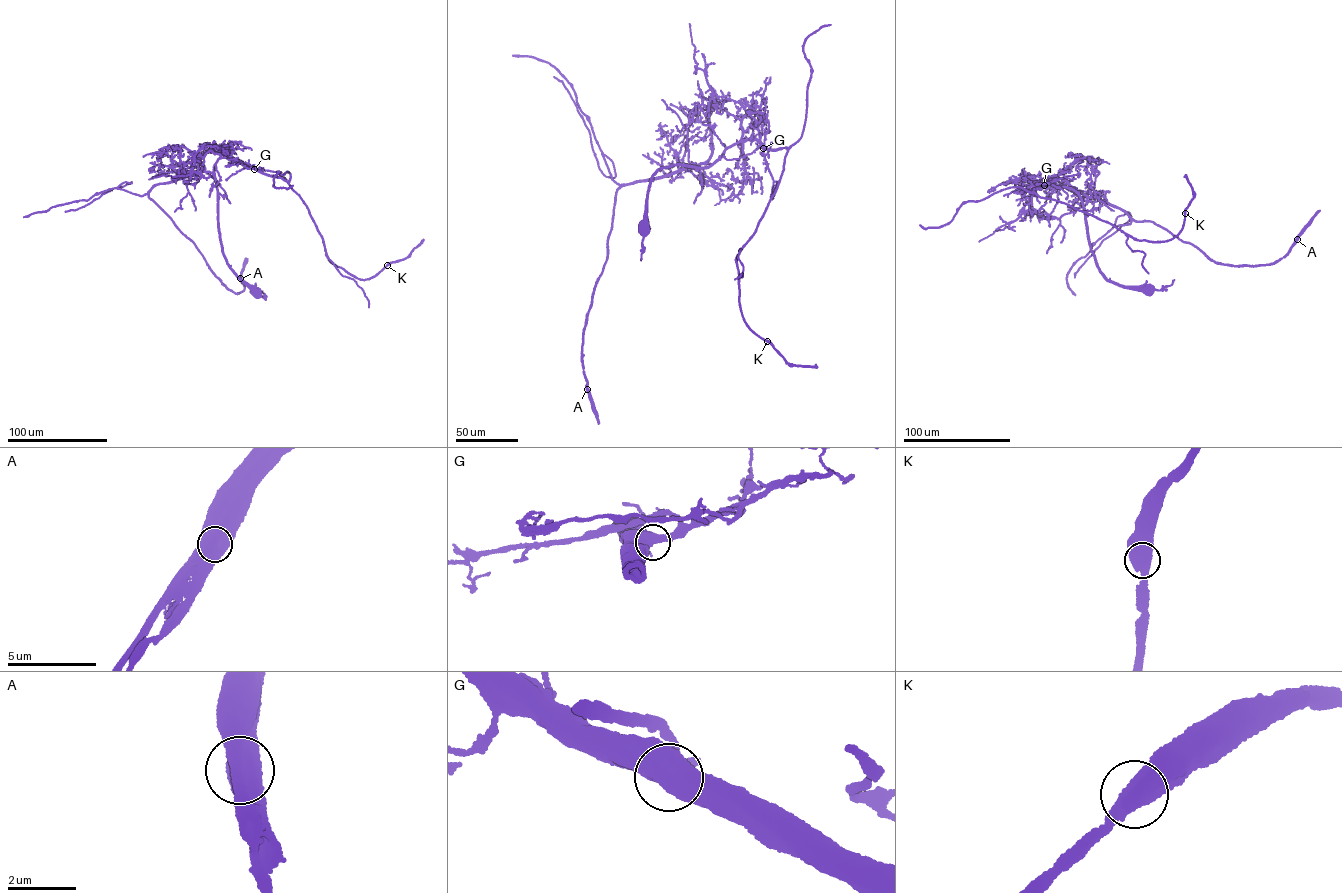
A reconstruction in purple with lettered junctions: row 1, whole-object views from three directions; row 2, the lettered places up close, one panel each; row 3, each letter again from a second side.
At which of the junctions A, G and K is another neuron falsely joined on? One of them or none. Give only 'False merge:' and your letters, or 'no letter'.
False merge: A

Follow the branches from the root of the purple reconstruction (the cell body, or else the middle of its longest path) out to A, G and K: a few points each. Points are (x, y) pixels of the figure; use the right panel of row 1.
A: (1148, 289), (1123, 287), (1101, 272), (1078, 192), (1135, 221), (1153, 221), (1223, 264), (1273, 263), (1297, 239)
G: (1148, 289), (1123, 287), (1109, 281), (1091, 249), (1085, 209), (1079, 194), (1044, 180), (1040, 182), (1044, 185)
K: (1148, 289), (1123, 287), (1101, 272), (1078, 194), (1044, 180), (1033, 189), (1139, 240), (1173, 238), (1185, 213)

